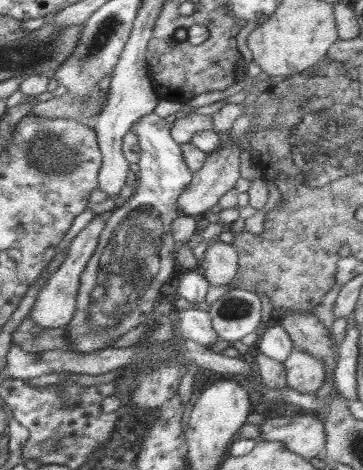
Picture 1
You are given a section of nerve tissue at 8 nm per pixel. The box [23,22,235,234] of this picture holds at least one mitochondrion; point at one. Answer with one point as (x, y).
(96, 103)

